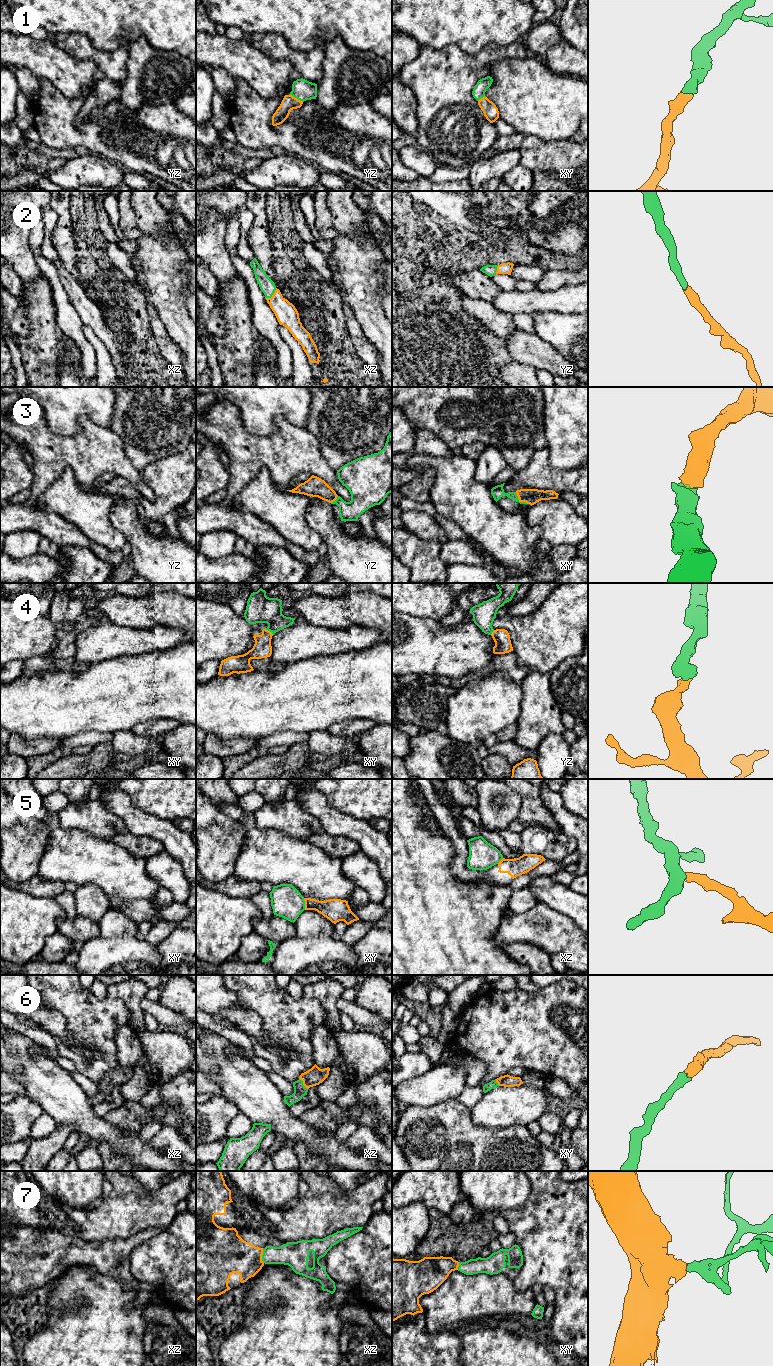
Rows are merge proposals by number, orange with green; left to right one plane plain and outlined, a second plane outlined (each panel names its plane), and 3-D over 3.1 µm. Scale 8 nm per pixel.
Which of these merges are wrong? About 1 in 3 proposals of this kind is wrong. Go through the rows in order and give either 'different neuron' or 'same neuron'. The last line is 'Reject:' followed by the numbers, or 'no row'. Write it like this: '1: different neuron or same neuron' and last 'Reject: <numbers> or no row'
1: same neuron
2: same neuron
3: same neuron
4: same neuron
5: different neuron
6: same neuron
7: same neuron
Reject: 5

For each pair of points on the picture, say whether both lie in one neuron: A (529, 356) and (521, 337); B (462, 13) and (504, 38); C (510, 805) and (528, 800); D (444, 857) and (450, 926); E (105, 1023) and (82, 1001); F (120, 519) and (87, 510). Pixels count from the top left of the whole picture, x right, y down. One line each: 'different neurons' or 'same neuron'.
A: same neuron
B: same neuron
C: different neurons
D: same neuron
E: same neuron
F: different neurons

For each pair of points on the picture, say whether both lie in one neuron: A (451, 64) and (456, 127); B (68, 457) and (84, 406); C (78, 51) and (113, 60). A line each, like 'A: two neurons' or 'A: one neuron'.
A: one neuron
B: two neurons
C: one neuron

